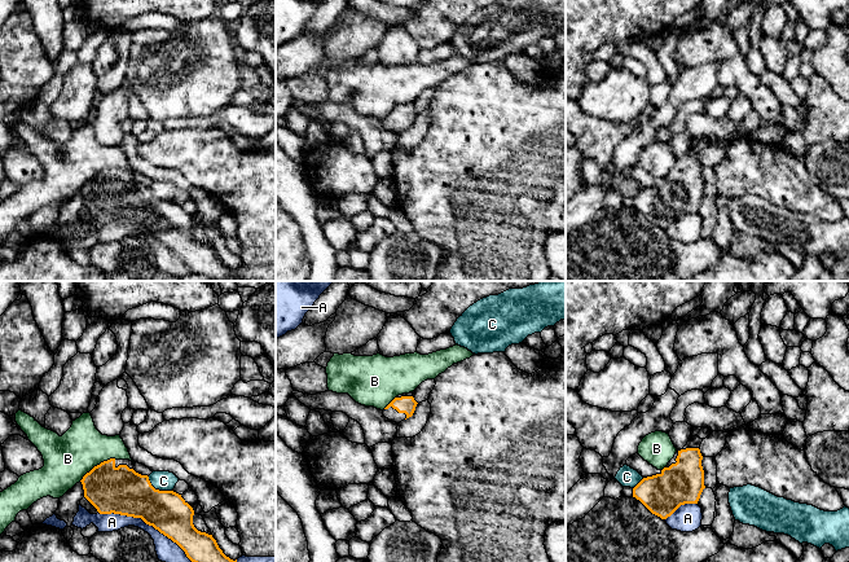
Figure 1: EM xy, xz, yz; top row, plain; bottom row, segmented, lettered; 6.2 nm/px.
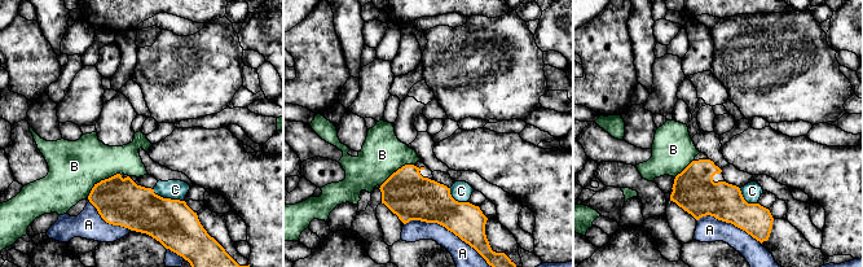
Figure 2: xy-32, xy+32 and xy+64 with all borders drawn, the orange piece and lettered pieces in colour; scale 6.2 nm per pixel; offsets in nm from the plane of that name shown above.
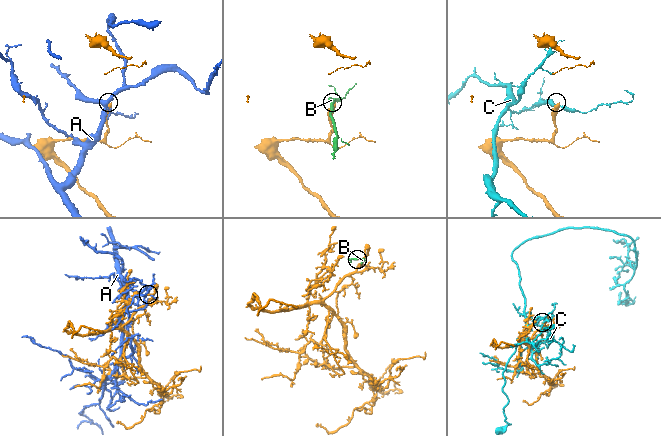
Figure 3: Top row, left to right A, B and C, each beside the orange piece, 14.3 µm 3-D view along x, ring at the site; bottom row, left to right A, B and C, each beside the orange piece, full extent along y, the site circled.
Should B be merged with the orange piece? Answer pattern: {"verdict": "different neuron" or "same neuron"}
{"verdict": "different neuron"}

